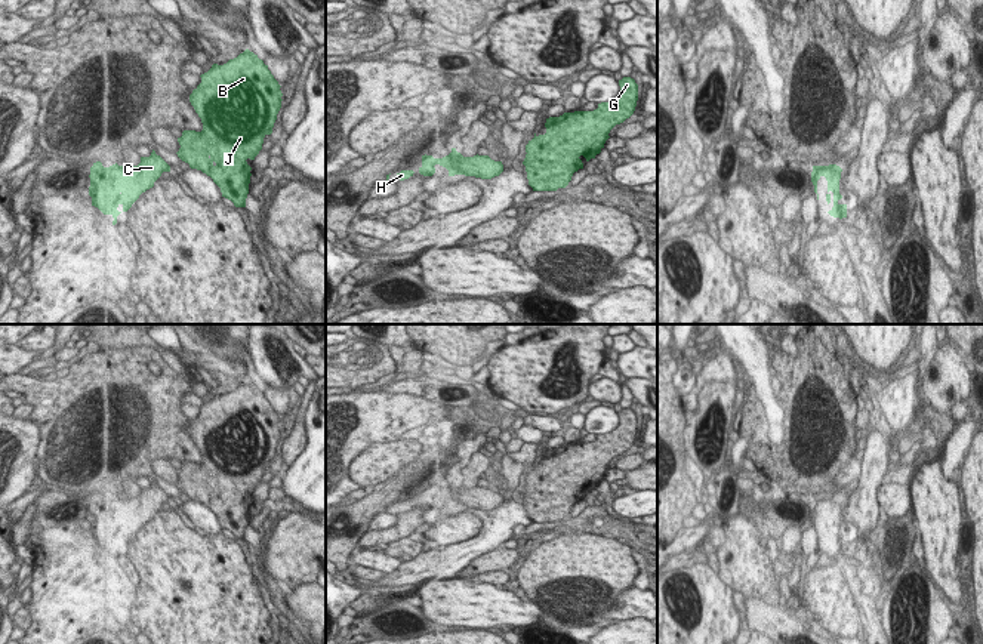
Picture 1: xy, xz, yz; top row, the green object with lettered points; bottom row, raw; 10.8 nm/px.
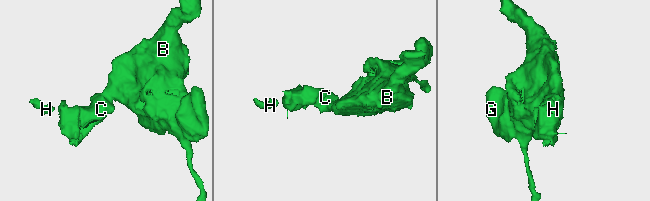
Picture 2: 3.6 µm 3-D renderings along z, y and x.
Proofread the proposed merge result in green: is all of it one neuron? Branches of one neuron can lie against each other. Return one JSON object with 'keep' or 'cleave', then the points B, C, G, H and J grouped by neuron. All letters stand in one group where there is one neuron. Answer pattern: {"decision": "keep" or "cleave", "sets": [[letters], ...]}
{"decision": "keep", "sets": [["B", "C", "G", "H", "J"]]}

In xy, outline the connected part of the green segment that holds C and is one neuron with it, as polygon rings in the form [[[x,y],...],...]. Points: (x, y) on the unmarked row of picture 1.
[[[154,481],[150,489],[141,489],[138,497],[118,497],[115,494],[110,499],[104,499],[101,493],[96,493],[90,499],[89,506],[92,537],[98,539],[104,546],[111,546],[114,549],[113,557],[115,557],[117,548],[121,543],[127,543],[142,524],[152,520],[163,503],[170,503],[170,497],[157,487]]]

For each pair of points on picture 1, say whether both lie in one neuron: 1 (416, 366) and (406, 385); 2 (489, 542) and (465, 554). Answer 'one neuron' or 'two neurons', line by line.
1: two neurons
2: one neuron

